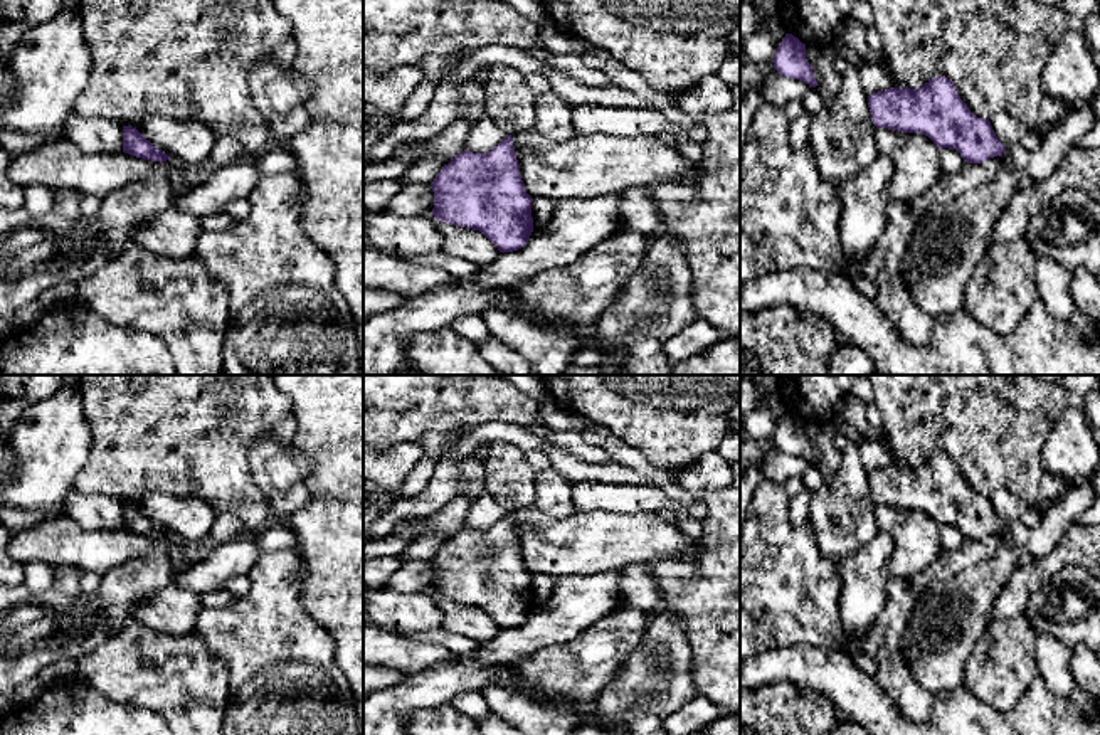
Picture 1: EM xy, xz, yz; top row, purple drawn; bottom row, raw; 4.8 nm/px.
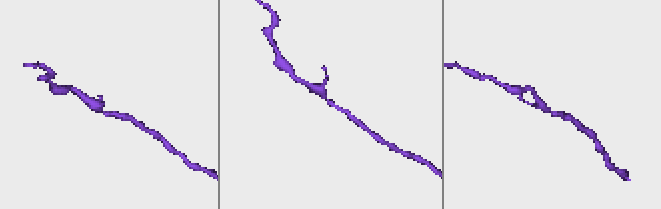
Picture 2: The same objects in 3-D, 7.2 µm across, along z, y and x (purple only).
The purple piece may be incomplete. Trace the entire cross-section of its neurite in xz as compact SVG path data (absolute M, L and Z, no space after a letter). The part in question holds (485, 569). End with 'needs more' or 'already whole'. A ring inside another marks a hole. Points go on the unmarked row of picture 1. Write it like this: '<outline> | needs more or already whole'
M511 511L488 530L464 526L431 560L439 599L479 607L500 629L521 626L531 609L531 574L525 567Z | already whole

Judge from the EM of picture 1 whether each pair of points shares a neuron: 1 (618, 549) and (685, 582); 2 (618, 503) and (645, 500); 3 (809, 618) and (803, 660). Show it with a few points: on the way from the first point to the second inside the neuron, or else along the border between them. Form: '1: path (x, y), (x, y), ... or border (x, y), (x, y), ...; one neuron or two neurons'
1: border (690, 555), (661, 557), (648, 567); two neurons
2: path (624, 498), (638, 498); one neuron
3: border (840, 646), (798, 645), (774, 648), (766, 653); two neurons

